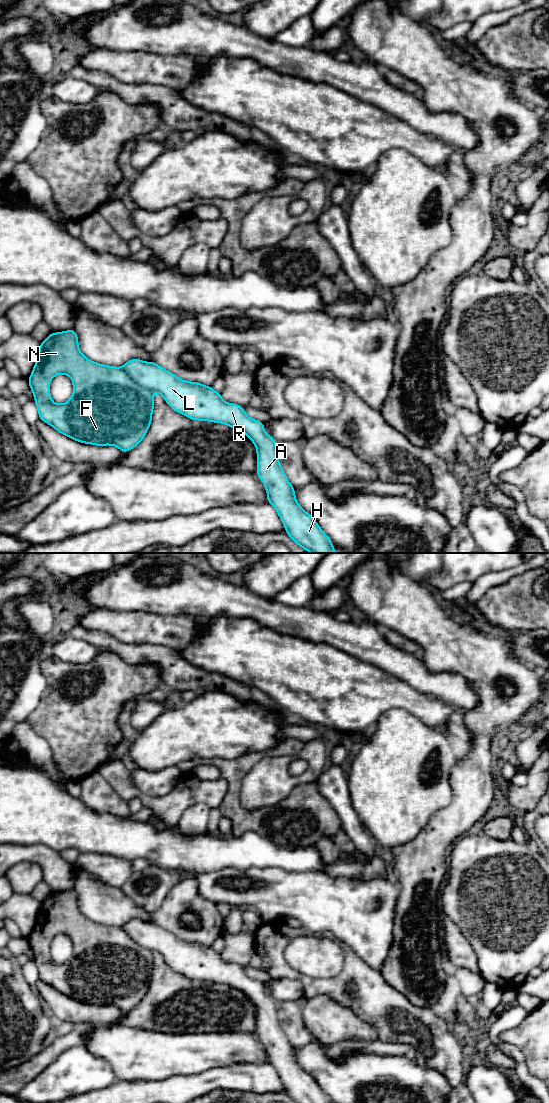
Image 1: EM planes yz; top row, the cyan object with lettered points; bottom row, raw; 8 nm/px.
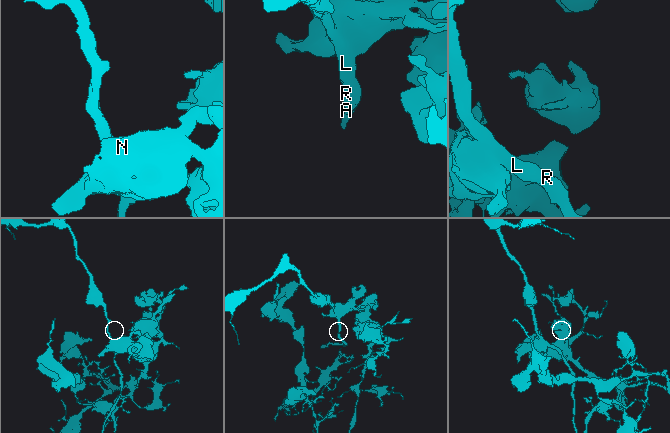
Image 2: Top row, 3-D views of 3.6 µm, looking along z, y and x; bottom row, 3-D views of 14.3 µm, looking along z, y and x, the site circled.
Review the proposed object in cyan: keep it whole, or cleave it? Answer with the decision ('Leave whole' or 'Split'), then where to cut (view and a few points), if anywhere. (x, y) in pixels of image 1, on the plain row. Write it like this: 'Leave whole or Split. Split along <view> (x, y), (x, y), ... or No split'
Split. Split along yz (122, 927), (134, 941), (152, 952)

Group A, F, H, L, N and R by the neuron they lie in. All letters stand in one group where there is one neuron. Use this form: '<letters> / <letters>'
A H L R / F N

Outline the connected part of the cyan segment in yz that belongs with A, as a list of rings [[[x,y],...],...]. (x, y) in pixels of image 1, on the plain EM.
[[[135,918],[125,923],[122,928],[138,945],[152,952],[160,953],[174,971],[192,980],[226,984],[248,996],[257,1010],[257,1035],[263,1042],[268,1054],[267,1062],[276,1069],[288,1096],[295,1103],[332,1103],[316,1080],[309,1073],[305,1072],[296,1061],[294,1047],[289,1043],[278,1020],[276,1001],[272,996],[266,994],[264,983],[251,979],[241,966],[226,963],[222,959],[221,954],[217,953],[212,947],[198,942],[182,940],[155,922],[144,922]]]

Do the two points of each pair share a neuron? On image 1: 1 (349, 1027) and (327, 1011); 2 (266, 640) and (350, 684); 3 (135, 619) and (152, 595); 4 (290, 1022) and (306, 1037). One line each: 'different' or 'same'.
1: same
2: same
3: different
4: same

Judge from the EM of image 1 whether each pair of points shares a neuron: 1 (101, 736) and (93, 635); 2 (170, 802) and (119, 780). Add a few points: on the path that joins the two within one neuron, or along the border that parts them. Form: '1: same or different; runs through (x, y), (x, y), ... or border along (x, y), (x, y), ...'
1: different; border along (101, 652), (114, 652), (123, 660)
2: same; runs through (157, 802), (149, 802), (139, 794), (132, 792)

